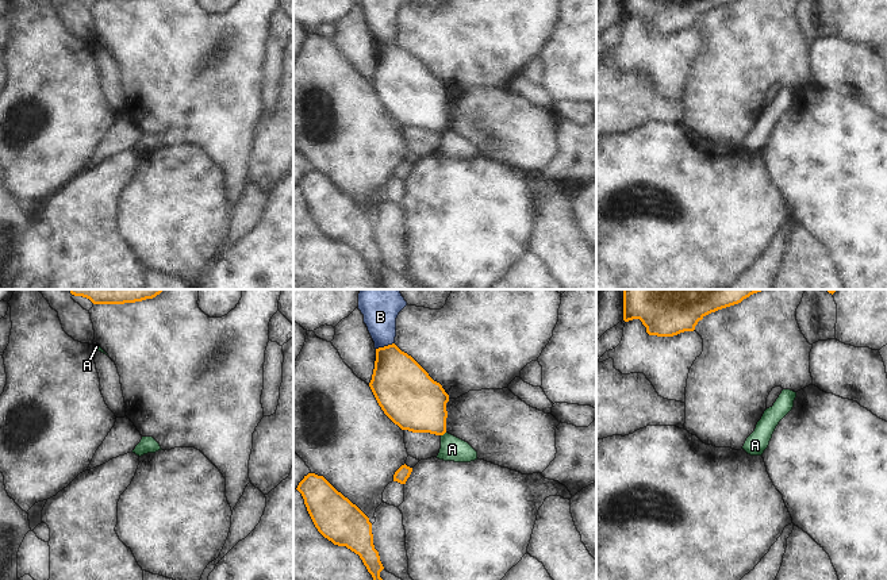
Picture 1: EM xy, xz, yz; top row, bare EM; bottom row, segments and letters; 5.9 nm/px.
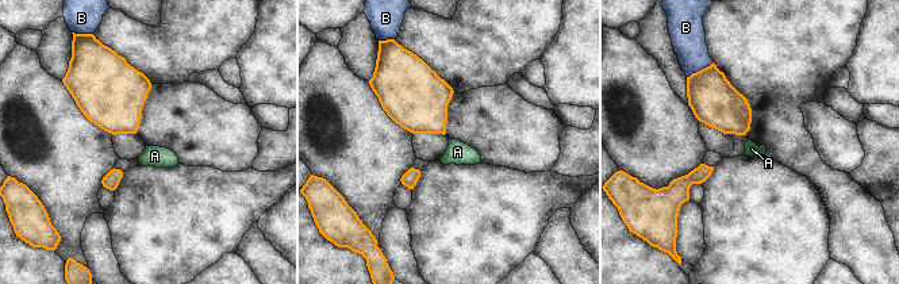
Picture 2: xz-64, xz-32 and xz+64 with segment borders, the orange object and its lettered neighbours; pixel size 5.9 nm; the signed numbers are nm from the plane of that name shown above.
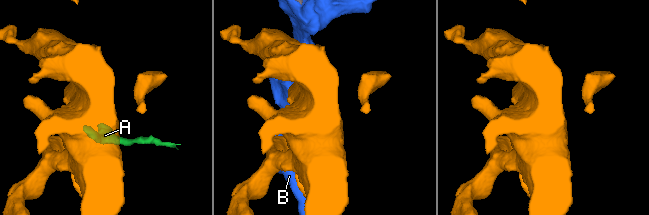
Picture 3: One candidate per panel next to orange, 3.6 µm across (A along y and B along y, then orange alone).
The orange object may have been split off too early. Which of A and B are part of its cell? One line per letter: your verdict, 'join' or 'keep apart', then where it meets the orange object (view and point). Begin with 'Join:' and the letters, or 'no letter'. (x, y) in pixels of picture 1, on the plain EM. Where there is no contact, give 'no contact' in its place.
Join: no letter
A: keep apart; contact xz (442, 131)
B: keep apart; contact xz (384, 43)

